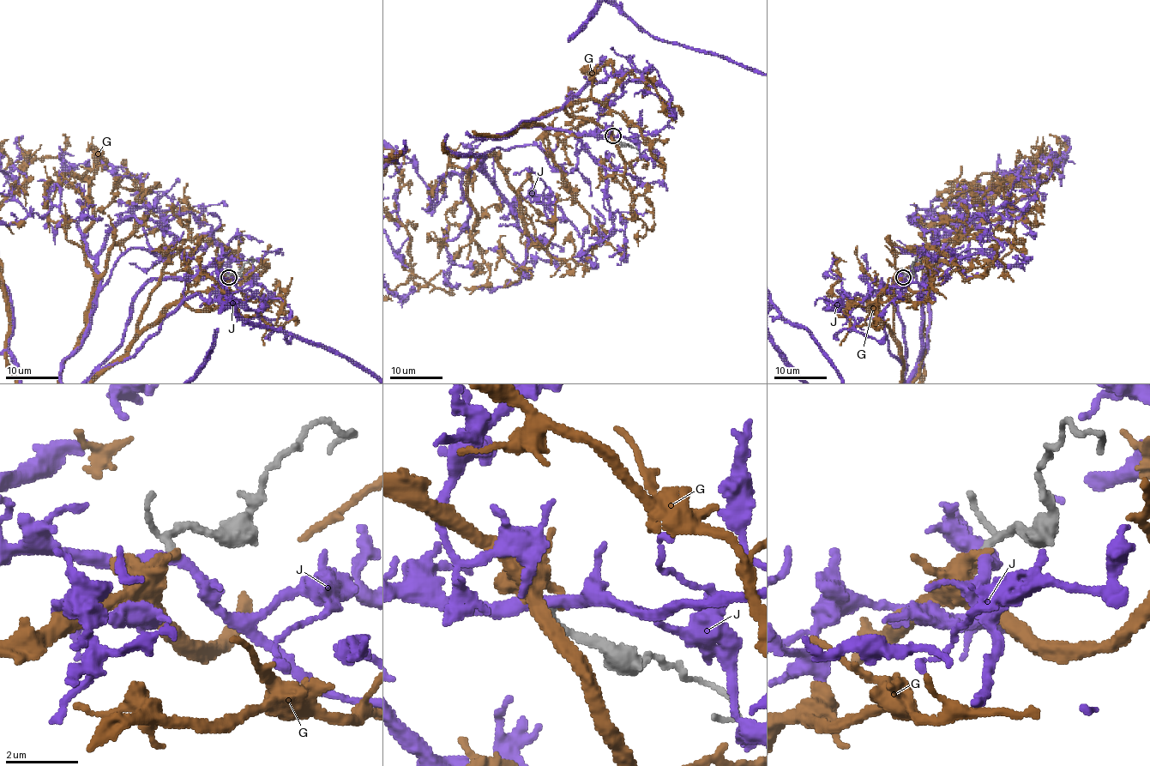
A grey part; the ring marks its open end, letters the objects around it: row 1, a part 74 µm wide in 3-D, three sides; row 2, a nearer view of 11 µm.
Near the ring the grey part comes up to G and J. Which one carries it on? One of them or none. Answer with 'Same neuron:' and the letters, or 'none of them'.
Same neuron: none of them

